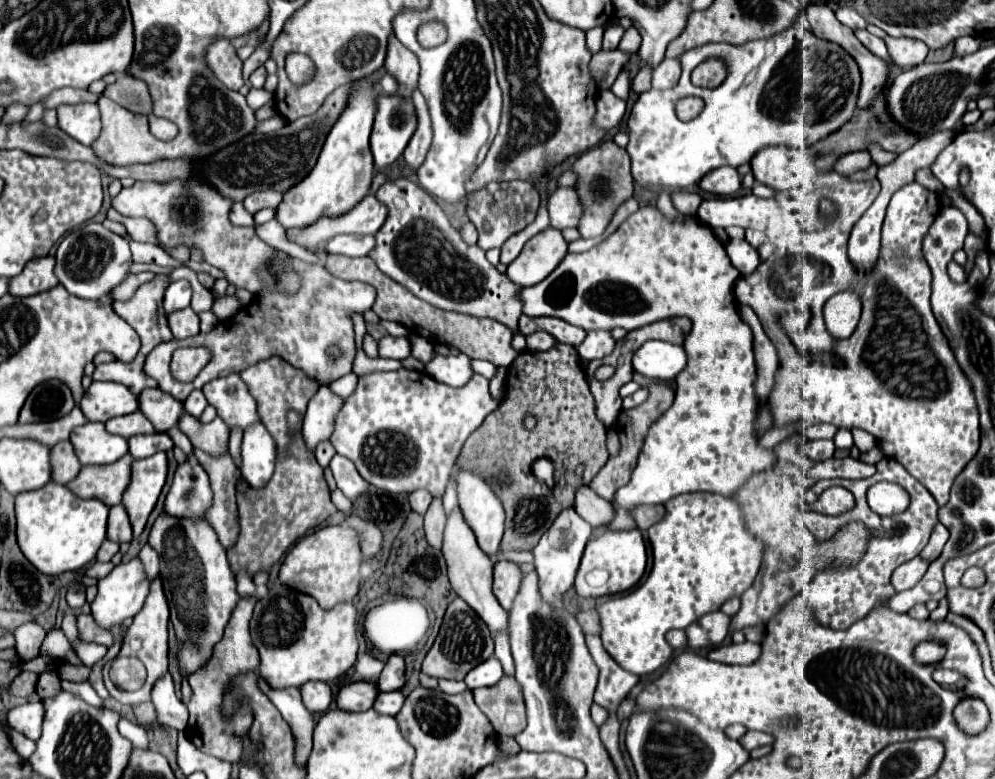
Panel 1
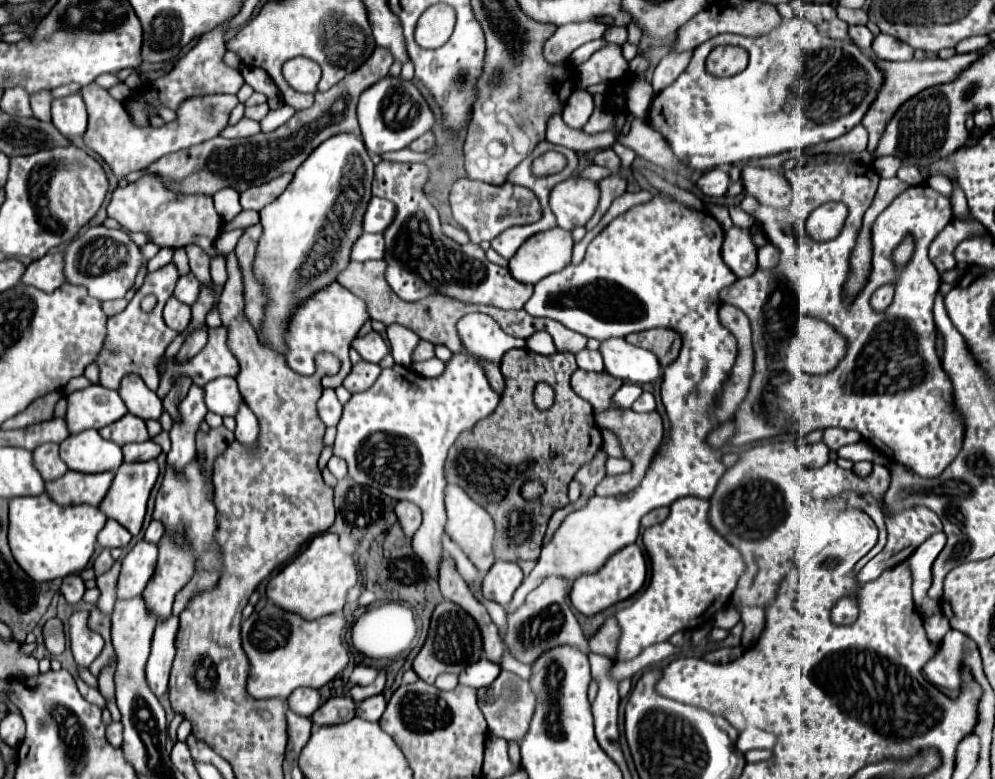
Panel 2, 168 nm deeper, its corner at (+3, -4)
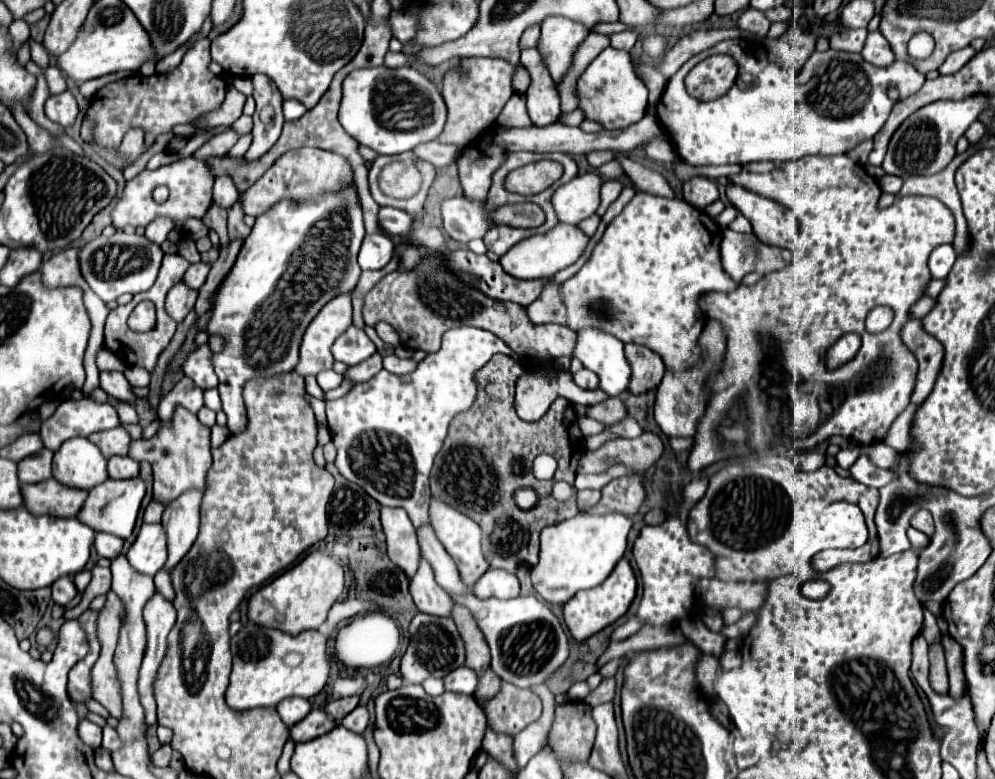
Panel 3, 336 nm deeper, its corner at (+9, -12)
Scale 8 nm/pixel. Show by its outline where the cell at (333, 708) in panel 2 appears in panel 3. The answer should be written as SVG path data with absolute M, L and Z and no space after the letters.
M312 710L304 720L300 720L290 728L290 740L294 740L296 744L308 742L330 732L334 726L336 722L324 710Z

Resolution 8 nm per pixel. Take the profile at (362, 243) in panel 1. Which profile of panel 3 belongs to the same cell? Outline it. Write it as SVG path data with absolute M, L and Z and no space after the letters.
M366 234L358 254L358 264L362 270L380 270L390 262L392 254L394 254L394 242L388 236Z

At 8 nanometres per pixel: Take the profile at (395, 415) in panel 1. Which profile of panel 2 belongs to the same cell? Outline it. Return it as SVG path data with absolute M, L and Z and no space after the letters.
M486 314L464 316L458 322L458 332L466 352L454 354L442 376L424 378L412 368L396 364L394 368L382 370L380 378L368 390L352 394L344 404L334 444L334 456L342 456L348 462L348 476L352 480L372 486L394 500L410 500L422 508L424 522L412 542L432 576L438 574L434 564L438 564L438 552L442 552L440 536L446 524L446 454L462 432L474 428L478 420L488 418L500 402L477 358L500 362L508 350L526 346L522 338L502 332Z

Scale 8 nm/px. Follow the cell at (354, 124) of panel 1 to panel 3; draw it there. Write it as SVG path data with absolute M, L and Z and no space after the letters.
M348 188L338 194L326 194L316 202L300 204L284 200L256 218L256 224L250 236L244 240L232 270L226 274L224 282L212 296L212 316L206 326L208 336L220 336L224 340L224 348L220 352L212 352L210 360L214 364L216 376L220 378L218 390L222 398L222 410L228 416L228 428L232 434L238 434L246 428L246 408L242 398L244 384L254 378L272 378L294 370L298 364L302 336L308 324L314 320L316 312L320 312L332 298L350 292L358 284L360 266L356 256L362 238L364 222L356 188Z

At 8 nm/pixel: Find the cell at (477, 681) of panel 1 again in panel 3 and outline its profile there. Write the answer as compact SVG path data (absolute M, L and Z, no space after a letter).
M460 666L452 672L448 672L448 676L444 676L444 688L452 690L452 692L462 692L462 694L472 694L474 688L478 684L478 676L476 672L472 672L466 666Z

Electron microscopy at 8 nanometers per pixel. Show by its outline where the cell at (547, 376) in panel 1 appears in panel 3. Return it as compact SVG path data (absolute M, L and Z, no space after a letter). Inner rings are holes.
M496 354L476 372L476 400L468 412L456 414L450 422L448 436L434 460L430 474L430 492L434 498L450 504L482 528L482 552L490 568L516 572L520 564L534 566L538 562L538 536L542 528L564 522L578 514L576 496L568 502L556 502L552 484L558 480L574 482L576 466L584 454L582 434L576 426L576 414L568 400L554 400L544 418L524 422L514 410L514 382L527 369L506 354ZM538 454L550 454L558 462L552 480L536 480L532 460ZM518 488L532 488L538 502L530 510L522 510L514 502Z

